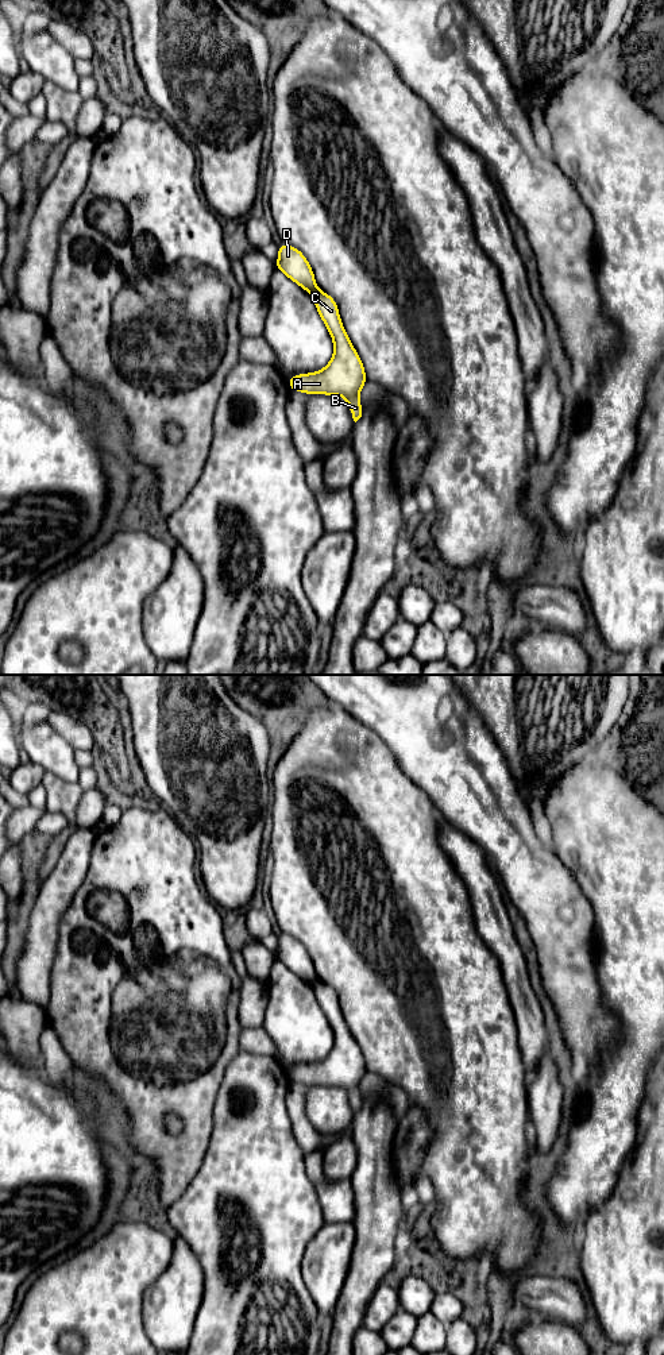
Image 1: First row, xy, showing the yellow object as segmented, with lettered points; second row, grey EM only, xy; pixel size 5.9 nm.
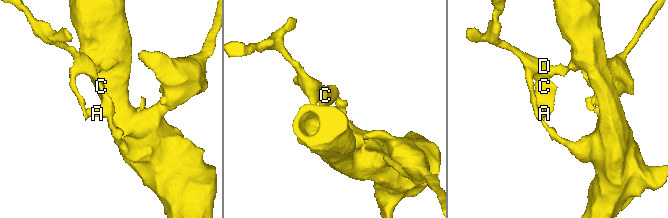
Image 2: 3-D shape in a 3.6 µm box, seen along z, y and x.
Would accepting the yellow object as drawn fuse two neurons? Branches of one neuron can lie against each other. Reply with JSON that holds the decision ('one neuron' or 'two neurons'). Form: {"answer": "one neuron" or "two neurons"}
{"answer": "two neurons"}

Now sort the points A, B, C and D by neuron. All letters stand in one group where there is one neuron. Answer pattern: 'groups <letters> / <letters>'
groups A B C / D

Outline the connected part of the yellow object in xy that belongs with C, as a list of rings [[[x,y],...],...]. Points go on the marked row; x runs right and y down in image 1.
[[[323,290],[312,293],[316,309],[333,339],[333,356],[320,371],[287,378],[290,390],[305,394],[340,395],[347,399],[354,421],[362,417],[360,389],[367,385],[366,371],[339,316],[336,301]]]

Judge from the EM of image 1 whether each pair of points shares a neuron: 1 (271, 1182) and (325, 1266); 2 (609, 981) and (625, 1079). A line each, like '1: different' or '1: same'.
1: different
2: same

